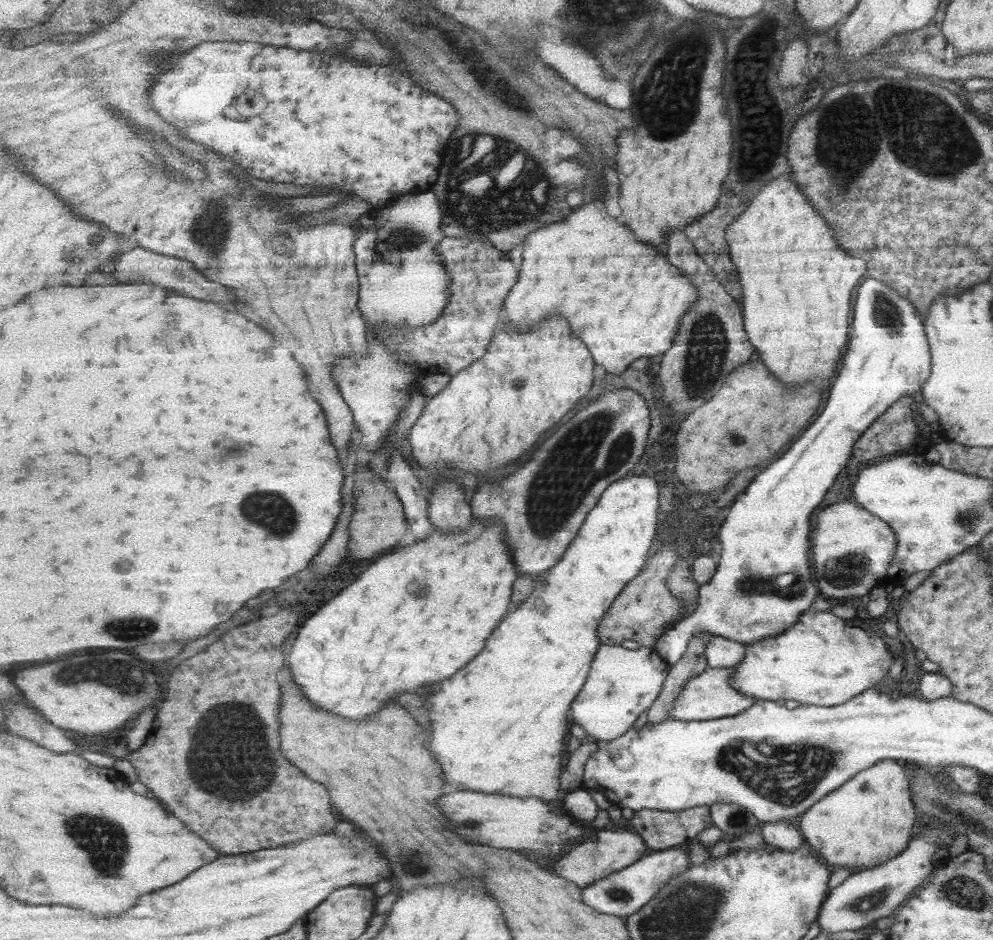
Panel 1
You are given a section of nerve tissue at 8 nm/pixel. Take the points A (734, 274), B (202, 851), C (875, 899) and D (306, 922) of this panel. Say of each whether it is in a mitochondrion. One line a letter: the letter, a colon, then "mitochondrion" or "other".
A: other
B: other
C: mitochondrion
D: other

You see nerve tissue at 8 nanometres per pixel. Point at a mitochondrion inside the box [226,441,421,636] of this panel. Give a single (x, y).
(273, 512)

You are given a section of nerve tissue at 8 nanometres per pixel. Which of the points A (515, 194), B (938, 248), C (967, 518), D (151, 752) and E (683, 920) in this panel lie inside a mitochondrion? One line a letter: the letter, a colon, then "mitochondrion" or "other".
A: mitochondrion
B: mitochondrion
C: mitochondrion
D: other
E: mitochondrion

